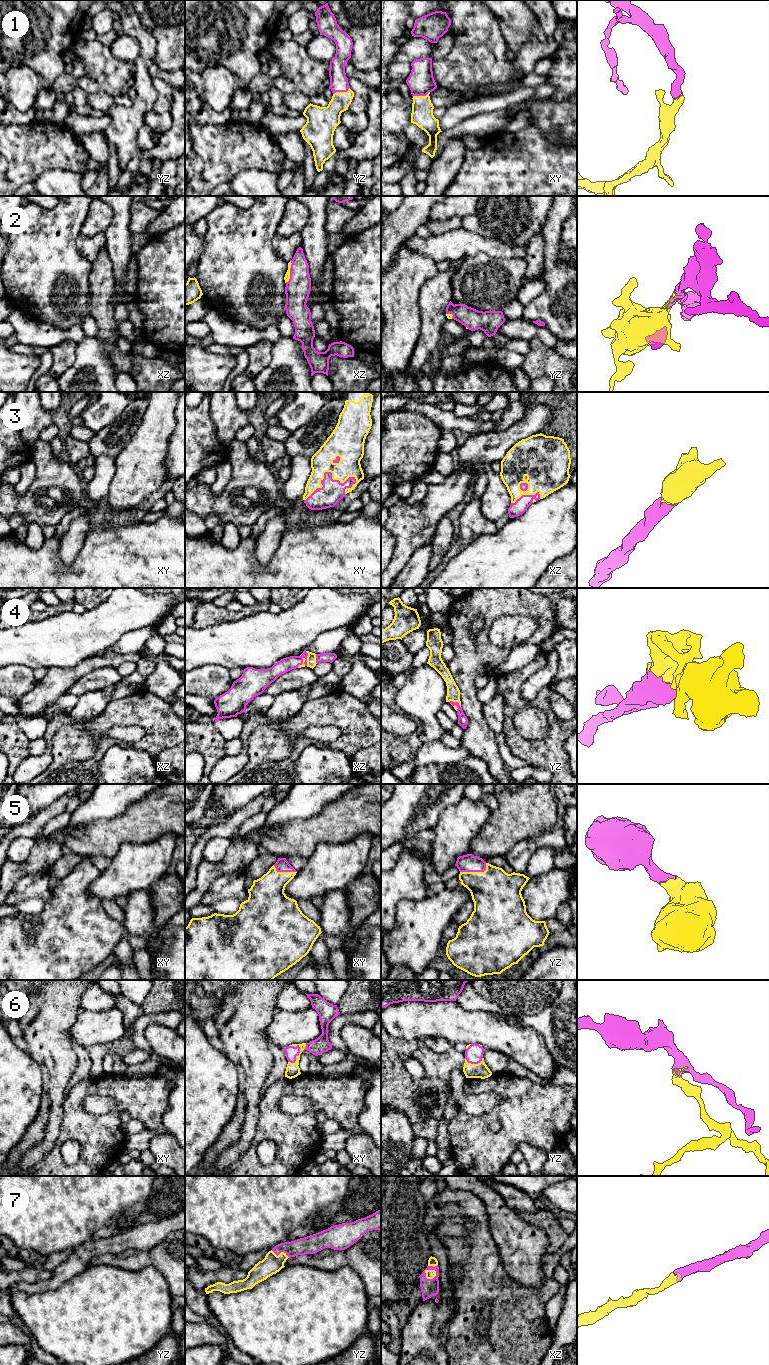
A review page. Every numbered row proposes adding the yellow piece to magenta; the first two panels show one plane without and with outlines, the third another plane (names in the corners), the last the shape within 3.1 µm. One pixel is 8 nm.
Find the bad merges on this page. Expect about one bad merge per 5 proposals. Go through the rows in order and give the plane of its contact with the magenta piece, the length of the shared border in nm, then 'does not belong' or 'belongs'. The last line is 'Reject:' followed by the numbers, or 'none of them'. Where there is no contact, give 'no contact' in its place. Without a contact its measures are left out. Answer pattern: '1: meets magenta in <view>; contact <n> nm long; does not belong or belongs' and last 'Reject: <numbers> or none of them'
1: meets magenta in yz; contact 150 nm long; belongs
2: meets magenta in xz; contact 180 nm long; belongs
3: meets magenta in xy; contact 460 nm long; belongs
4: meets magenta in yz; contact 110 nm long; belongs
5: meets magenta in yz; contact 220 nm long; belongs
6: meets magenta in xy; contact 220 nm long; belongs
7: meets magenta in xz; contact 110 nm long; belongs
Reject: none of them

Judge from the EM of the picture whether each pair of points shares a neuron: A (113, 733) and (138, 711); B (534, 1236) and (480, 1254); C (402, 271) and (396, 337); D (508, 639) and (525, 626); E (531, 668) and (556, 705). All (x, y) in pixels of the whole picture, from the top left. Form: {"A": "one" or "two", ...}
{"A": "two", "B": "two", "C": "one", "D": "one", "E": "two"}

